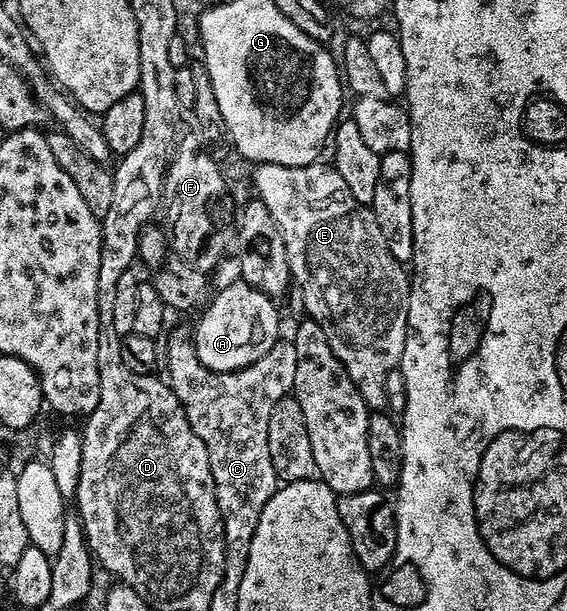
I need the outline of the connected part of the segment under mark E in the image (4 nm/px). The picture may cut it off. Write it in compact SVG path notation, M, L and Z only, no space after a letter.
M317 162L306 166L256 164L254 170L256 170L256 173L253 174L252 180L256 183L255 195L266 206L266 210L270 210L270 214L274 214L274 222L278 222L278 230L282 230L282 242L286 246L288 271L295 287L296 284L300 287L300 300L304 303L305 310L308 311L305 313L314 322L318 322L318 326L322 326L322 334L326 334L326 342L330 346L330 350L334 350L334 354L342 362L346 374L350 374L350 382L354 382L354 386L358 386L358 394L362 394L362 398L368 403L369 409L383 409L386 405L386 374L390 374L390 370L399 368L406 334L408 333L410 276L405 265L399 264L394 258L394 254L390 254L390 246L386 246L386 238L382 238L382 230L378 230L378 222L374 222L371 207L358 202L358 198L354 198L354 194L350 194L346 182L342 182L342 174L338 174L331 163Z

